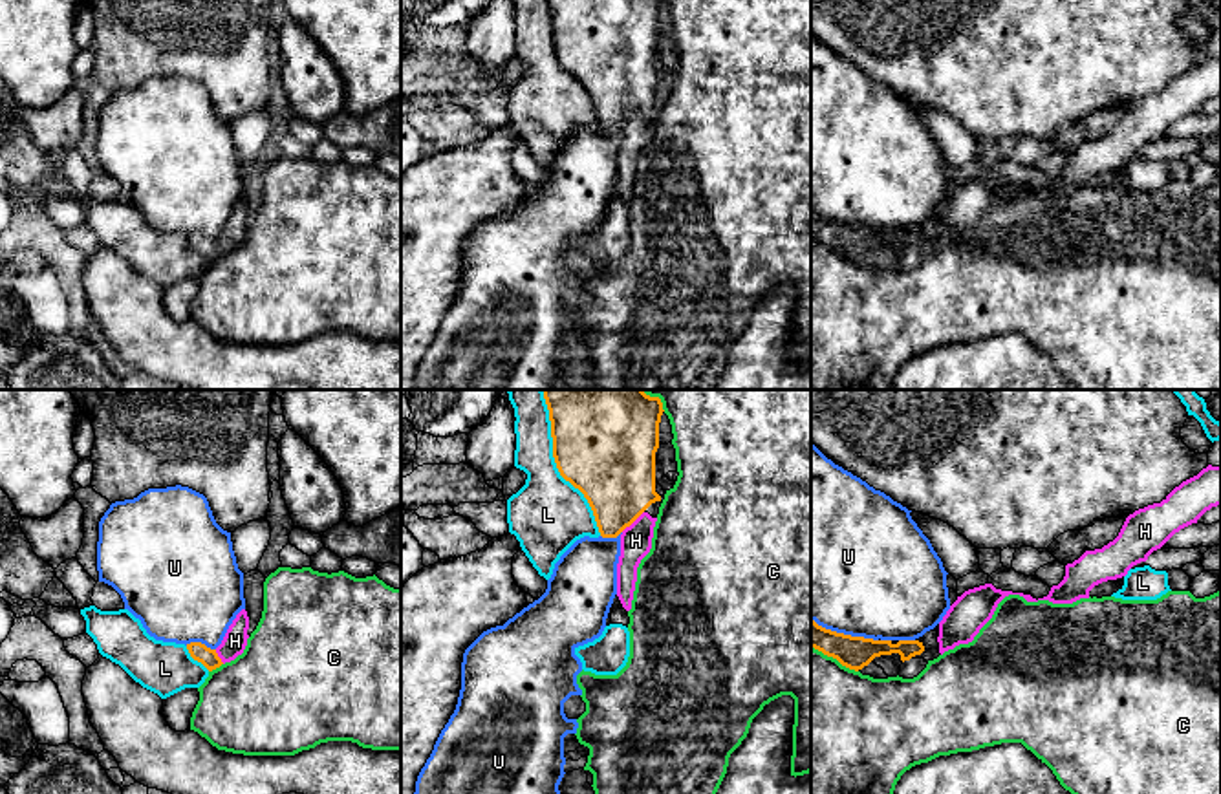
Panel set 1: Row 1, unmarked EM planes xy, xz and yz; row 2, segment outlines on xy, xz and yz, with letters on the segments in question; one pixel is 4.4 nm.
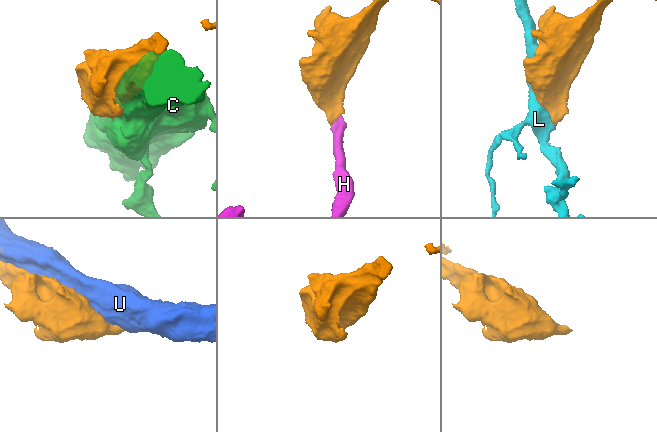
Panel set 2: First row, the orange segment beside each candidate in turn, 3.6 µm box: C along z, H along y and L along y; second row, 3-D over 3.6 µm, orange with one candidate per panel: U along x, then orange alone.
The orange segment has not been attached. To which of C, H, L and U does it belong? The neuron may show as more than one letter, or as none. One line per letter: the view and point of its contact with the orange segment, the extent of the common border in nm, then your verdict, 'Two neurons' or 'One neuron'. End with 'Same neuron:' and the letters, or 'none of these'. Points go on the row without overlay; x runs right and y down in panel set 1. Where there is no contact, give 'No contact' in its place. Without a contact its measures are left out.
C: Touches orange at xy (215, 258). Shared border 80 nm. Two neurons
H: Touches orange at xz (632, 112). Shared border 140 nm. One neuron
L: Touches orange at xz (561, 64). Shared border 600 nm. Two neurons
U: Touches orange at yz (842, 224). Shared border 320 nm. Two neurons
Same neuron: H

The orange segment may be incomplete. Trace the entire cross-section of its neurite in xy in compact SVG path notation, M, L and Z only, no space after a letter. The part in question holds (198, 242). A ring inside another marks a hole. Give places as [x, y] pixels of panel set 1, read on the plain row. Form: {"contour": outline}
{"contour": "M242 199L229 216L222 234L216 240L211 240L201 232L190 232L187 234L187 240L194 251L201 252L209 262L212 262L243 243L249 229L247 220L249 207L247 201Z"}

